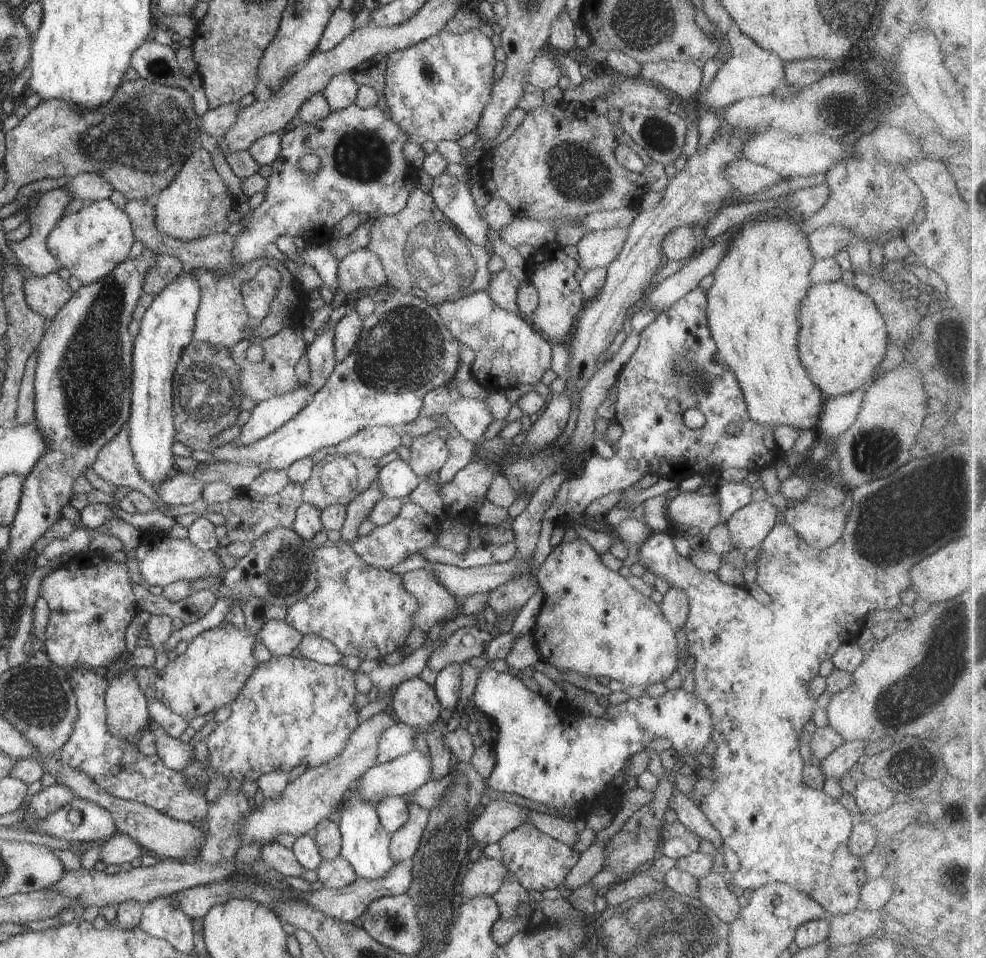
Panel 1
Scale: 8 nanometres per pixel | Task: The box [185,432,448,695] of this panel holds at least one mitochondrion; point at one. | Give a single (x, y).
(287, 568)

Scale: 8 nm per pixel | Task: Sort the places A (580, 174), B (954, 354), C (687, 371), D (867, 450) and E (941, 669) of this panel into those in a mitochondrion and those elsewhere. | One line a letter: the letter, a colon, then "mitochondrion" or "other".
A: mitochondrion
B: mitochondrion
C: mitochondrion
D: mitochondrion
E: mitochondrion

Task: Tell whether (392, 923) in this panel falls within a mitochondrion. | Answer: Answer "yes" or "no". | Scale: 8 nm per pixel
yes

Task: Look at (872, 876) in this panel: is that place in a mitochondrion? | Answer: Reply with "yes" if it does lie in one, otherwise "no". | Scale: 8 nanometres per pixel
no

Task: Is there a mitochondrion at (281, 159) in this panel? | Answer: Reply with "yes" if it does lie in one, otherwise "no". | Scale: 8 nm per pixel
no

